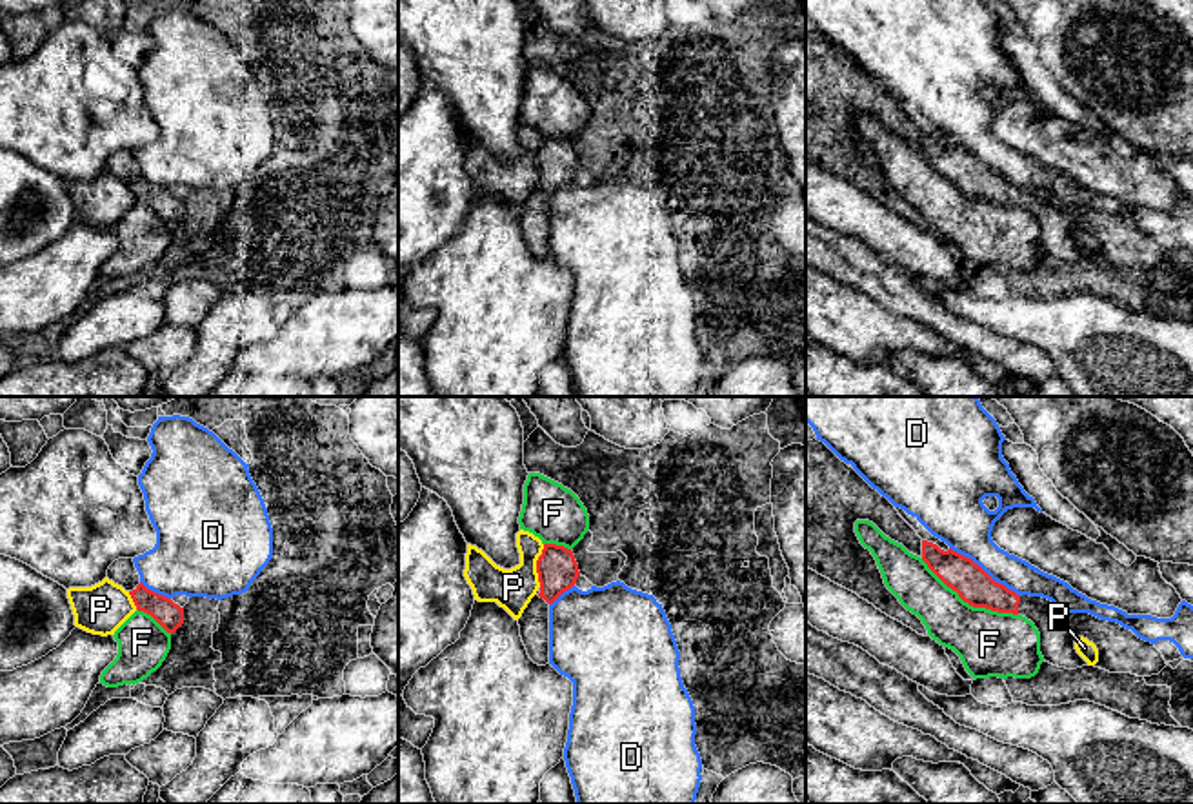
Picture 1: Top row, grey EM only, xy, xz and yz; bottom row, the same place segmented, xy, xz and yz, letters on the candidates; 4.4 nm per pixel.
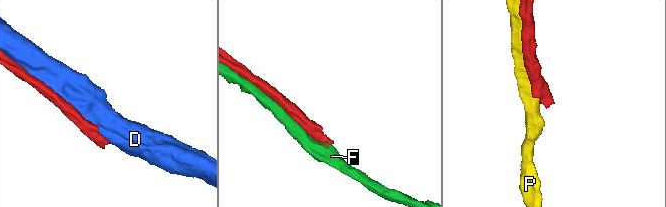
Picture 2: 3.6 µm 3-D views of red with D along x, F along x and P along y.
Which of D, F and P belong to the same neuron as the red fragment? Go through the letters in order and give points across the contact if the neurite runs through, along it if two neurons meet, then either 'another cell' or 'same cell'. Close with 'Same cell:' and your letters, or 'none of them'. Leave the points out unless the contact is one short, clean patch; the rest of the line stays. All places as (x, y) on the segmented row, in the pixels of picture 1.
D: another cell
F: another cell
P: another cell
Same cell: none of them

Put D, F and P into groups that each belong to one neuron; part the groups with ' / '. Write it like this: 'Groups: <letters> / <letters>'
Groups: D / F / P

